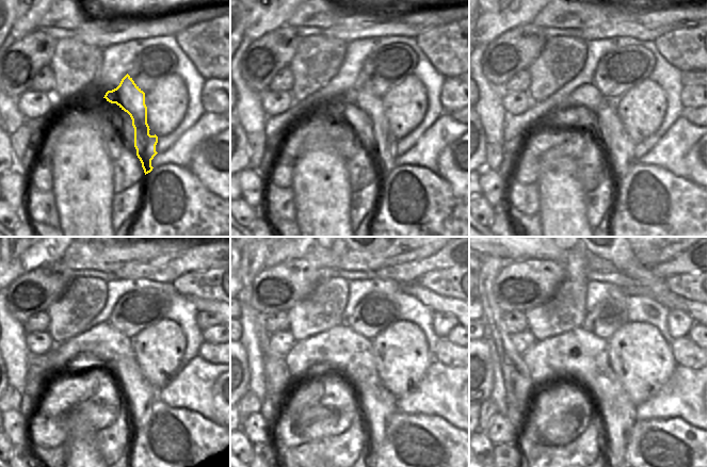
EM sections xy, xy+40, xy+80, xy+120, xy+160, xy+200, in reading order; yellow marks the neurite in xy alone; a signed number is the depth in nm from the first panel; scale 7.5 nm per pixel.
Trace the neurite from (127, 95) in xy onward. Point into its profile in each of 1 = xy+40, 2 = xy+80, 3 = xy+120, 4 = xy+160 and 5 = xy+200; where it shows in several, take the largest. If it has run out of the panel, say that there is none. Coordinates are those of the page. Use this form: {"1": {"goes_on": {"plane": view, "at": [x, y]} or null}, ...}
{"1": {"goes_on": {"plane": "xy+40", "at": [381, 149]}}, "2": {"goes_on": {"plane": "xy+80", "at": [615, 145]}}, "3": {"goes_on": {"plane": "xy+120", "at": [105, 348]}}, "4": {"goes_on": {"plane": "xy+160", "at": [341, 353]}}, "5": {"goes_on": {"plane": "xy+200", "at": [578, 358]}}}

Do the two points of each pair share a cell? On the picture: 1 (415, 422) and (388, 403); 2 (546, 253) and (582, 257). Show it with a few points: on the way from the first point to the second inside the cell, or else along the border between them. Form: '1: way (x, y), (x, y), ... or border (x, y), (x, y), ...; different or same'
1: border (397, 411), (390, 417), (385, 433); different
2: border (570, 250), (567, 259), (563, 263); different

